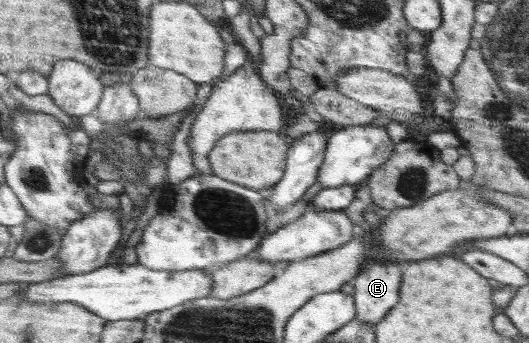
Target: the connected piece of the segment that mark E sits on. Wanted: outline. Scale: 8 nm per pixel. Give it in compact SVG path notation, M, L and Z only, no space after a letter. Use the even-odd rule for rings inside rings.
M393 261L365 265L353 278L353 300L360 323L374 326L399 302L402 266Z

